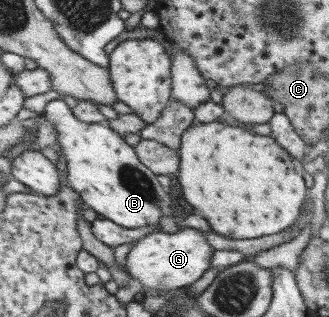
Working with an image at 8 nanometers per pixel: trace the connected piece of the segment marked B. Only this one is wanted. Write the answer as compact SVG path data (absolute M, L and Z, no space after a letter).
M64 101L46 103L42 115L53 124L56 145L66 161L65 183L81 198L84 205L125 229L158 225L160 216L171 216L168 190L156 181L156 175L137 160L124 139L106 123L78 120Z

